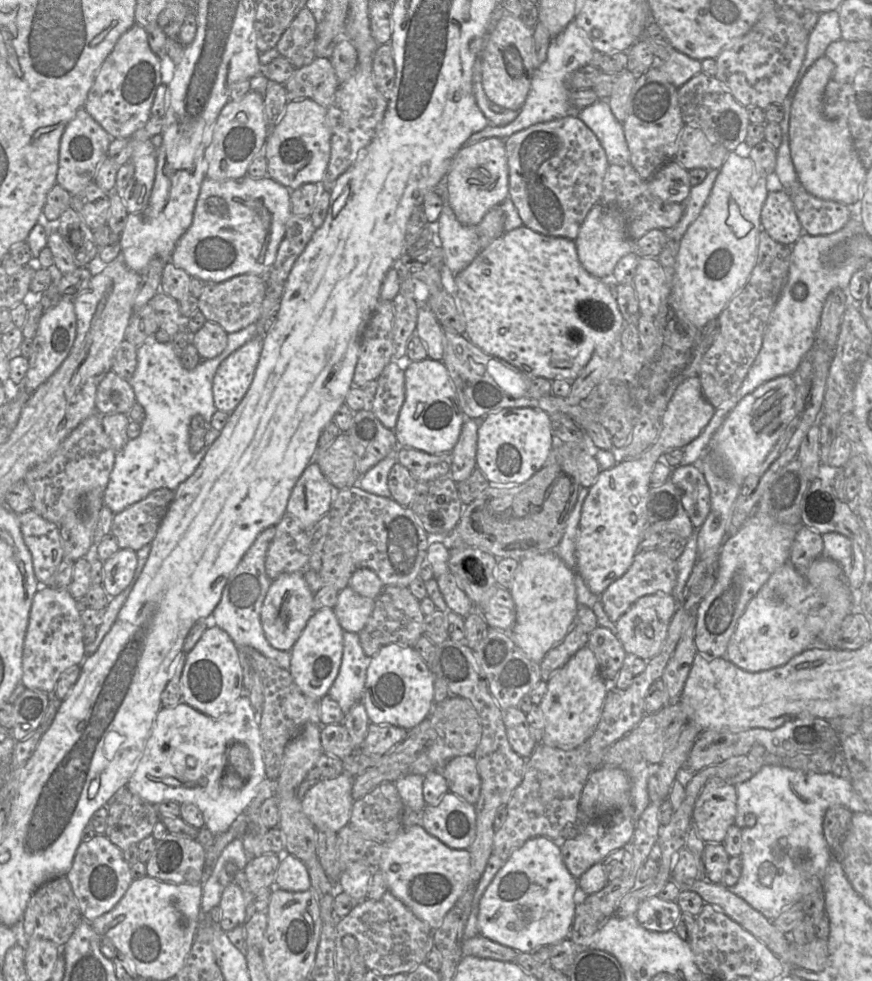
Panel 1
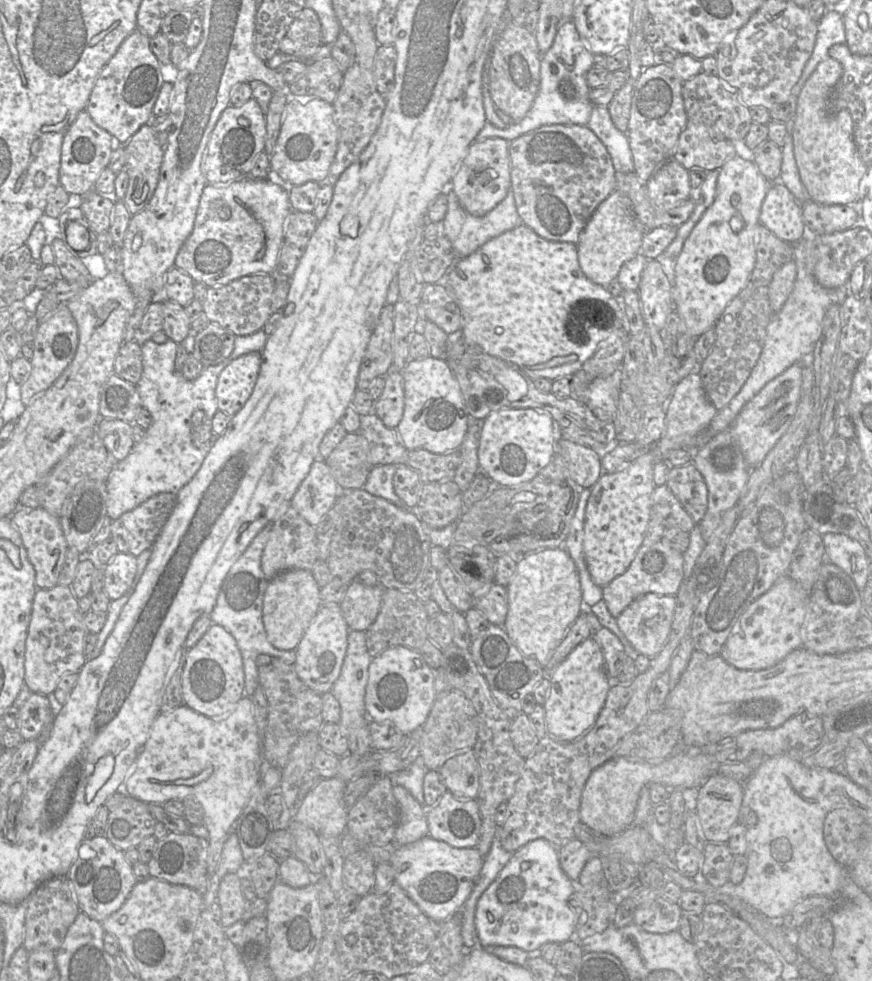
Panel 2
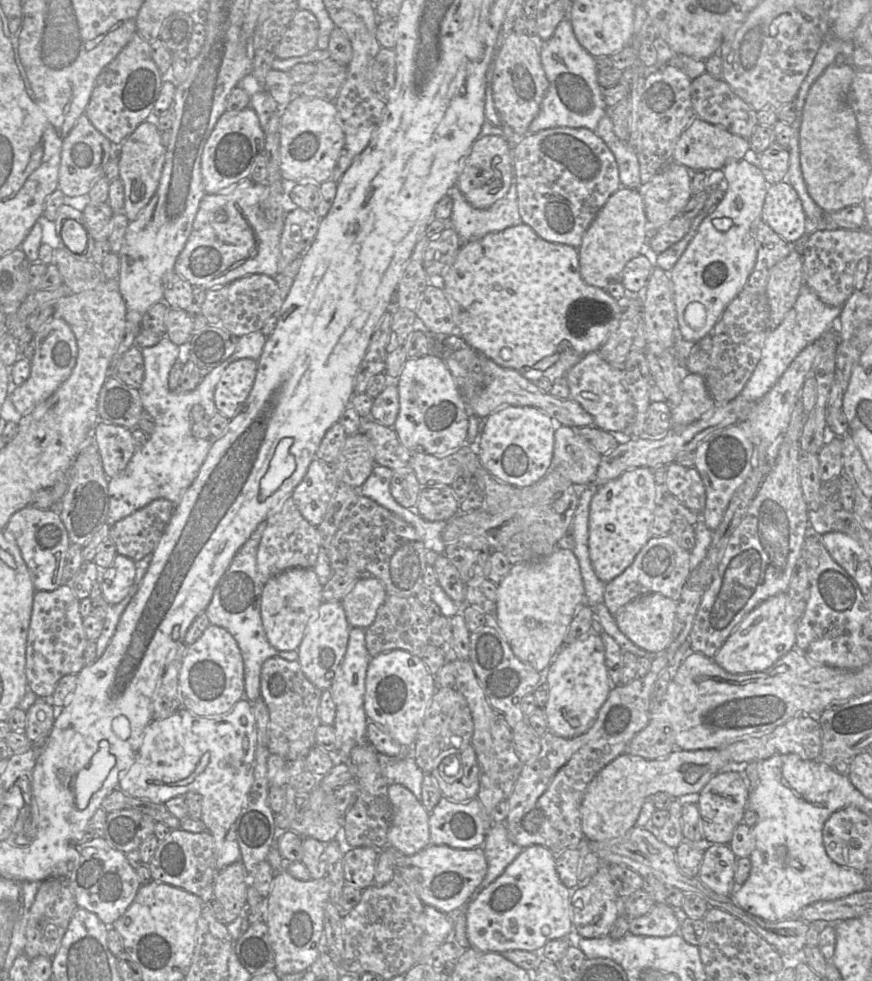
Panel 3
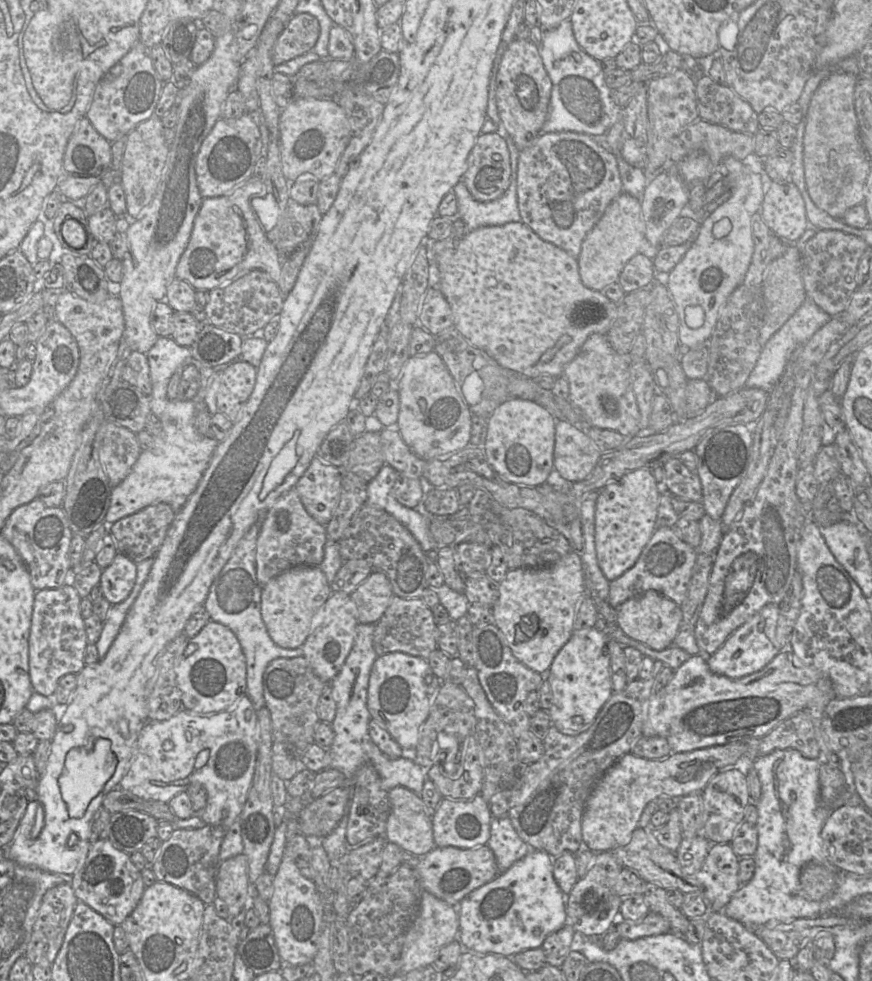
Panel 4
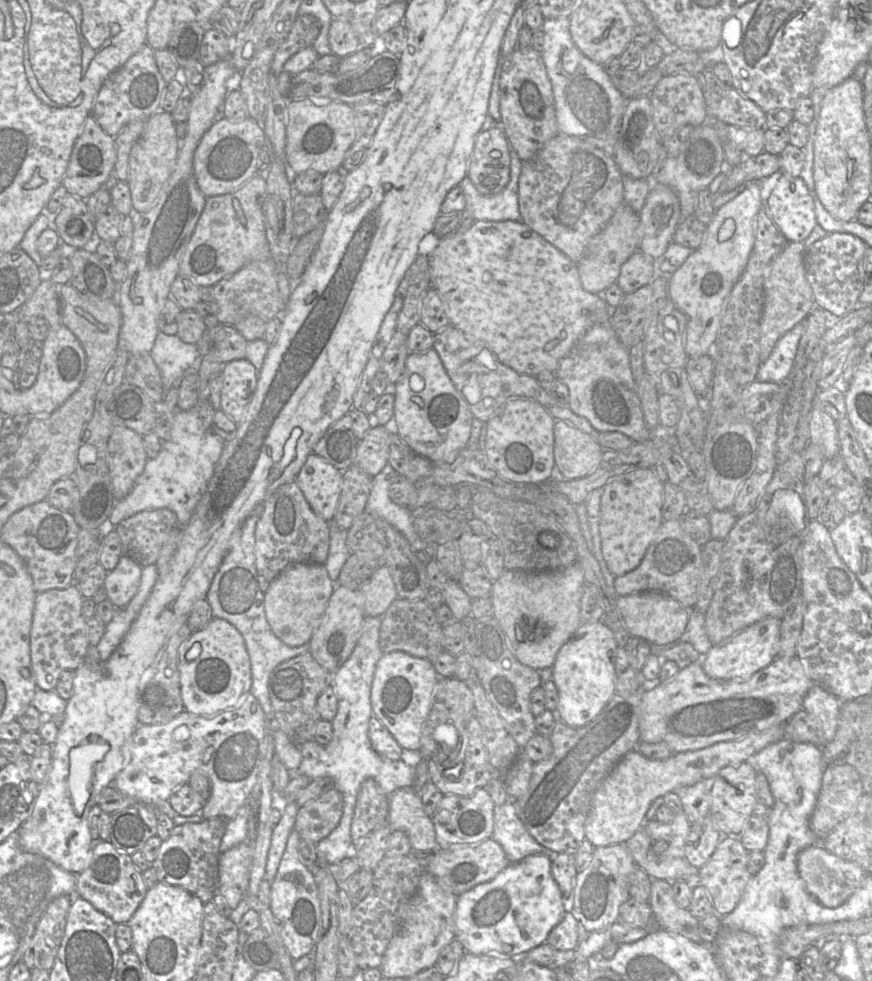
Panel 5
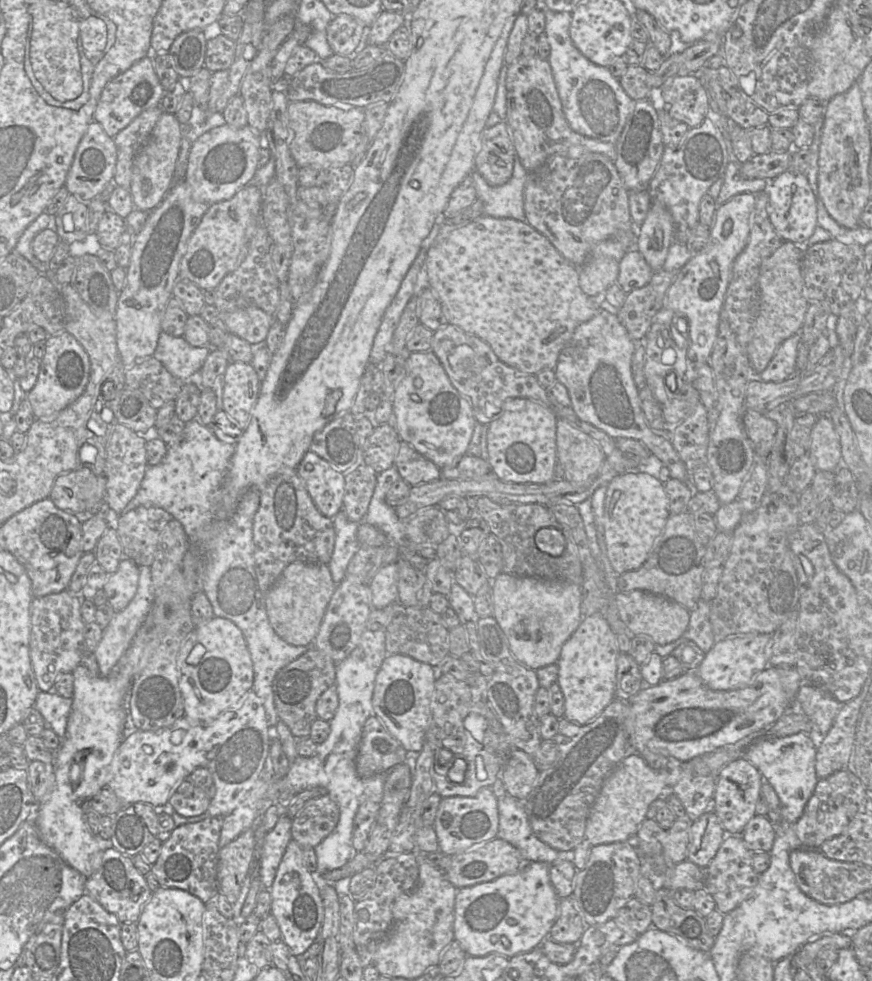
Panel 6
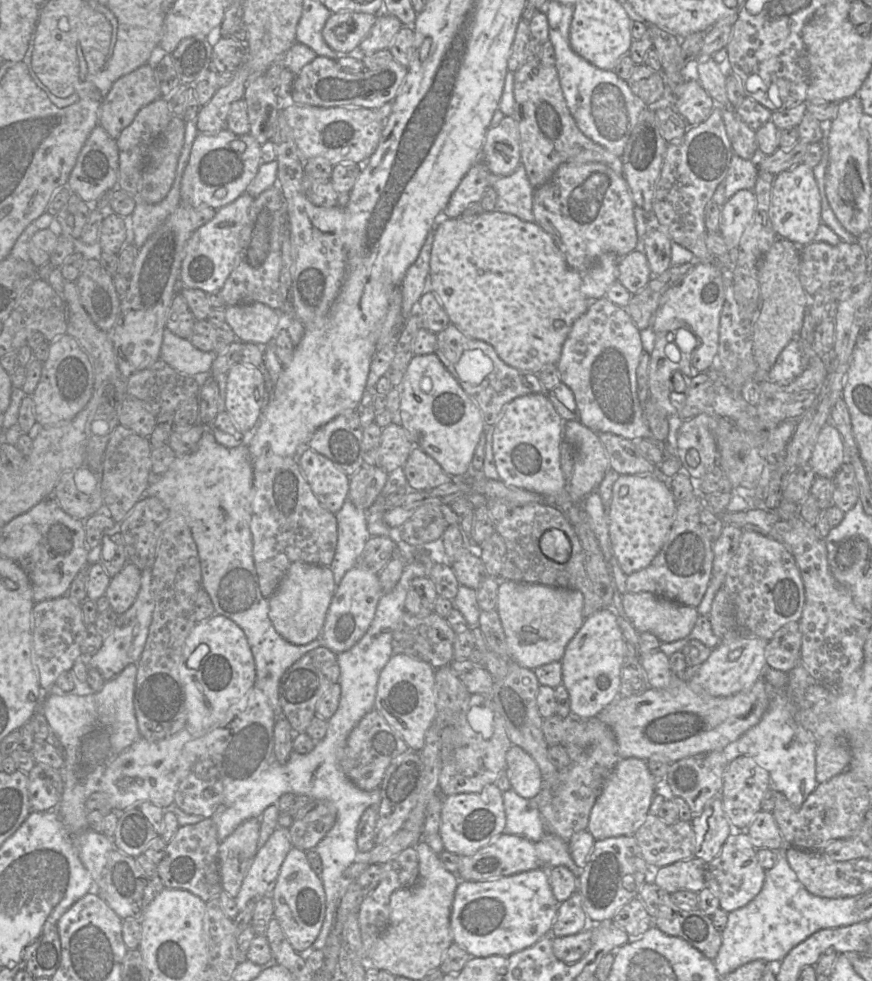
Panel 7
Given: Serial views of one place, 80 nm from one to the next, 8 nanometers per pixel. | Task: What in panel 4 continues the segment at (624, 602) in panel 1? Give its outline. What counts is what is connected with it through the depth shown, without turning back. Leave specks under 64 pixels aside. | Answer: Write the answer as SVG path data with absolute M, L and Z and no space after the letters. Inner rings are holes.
M661 527L656 529L635 565L619 578L610 582L609 605L617 609L628 599L654 590L681 606L687 597L689 582L697 557L697 550L684 542L674 528Z

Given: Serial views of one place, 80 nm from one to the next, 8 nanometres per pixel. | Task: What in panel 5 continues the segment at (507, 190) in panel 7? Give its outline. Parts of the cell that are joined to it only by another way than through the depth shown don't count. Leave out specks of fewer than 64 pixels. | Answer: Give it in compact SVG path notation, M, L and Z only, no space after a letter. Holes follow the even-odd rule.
M513 148L510 150L510 180L507 186L498 194L481 194L471 179L465 176L460 182L466 206L475 221L521 221L519 209L519 179L522 160Z

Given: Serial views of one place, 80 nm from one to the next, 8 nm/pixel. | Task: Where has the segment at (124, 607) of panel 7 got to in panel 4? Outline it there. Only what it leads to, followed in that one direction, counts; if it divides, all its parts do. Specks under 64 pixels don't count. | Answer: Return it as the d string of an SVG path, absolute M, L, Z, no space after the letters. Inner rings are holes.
M117 553L100 578L103 596L112 605L123 602L131 593L137 576L137 563Z

